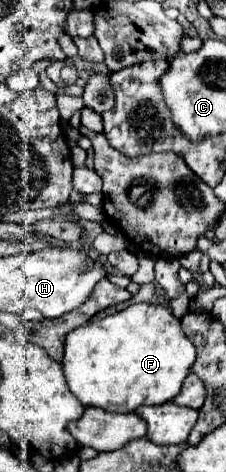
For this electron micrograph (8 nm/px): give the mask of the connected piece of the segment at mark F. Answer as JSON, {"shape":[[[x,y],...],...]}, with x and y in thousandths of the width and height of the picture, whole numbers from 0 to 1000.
{"shape":[[[588,642],[509,667],[323,697],[288,718],[279,786],[314,833],[367,850],[367,858],[456,862],[500,875],[580,875],[624,858],[765,850],[765,841],[801,828],[819,799],[845,790],[863,752],[854,727],[819,714],[792,676],[739,650],[712,642]]]}

